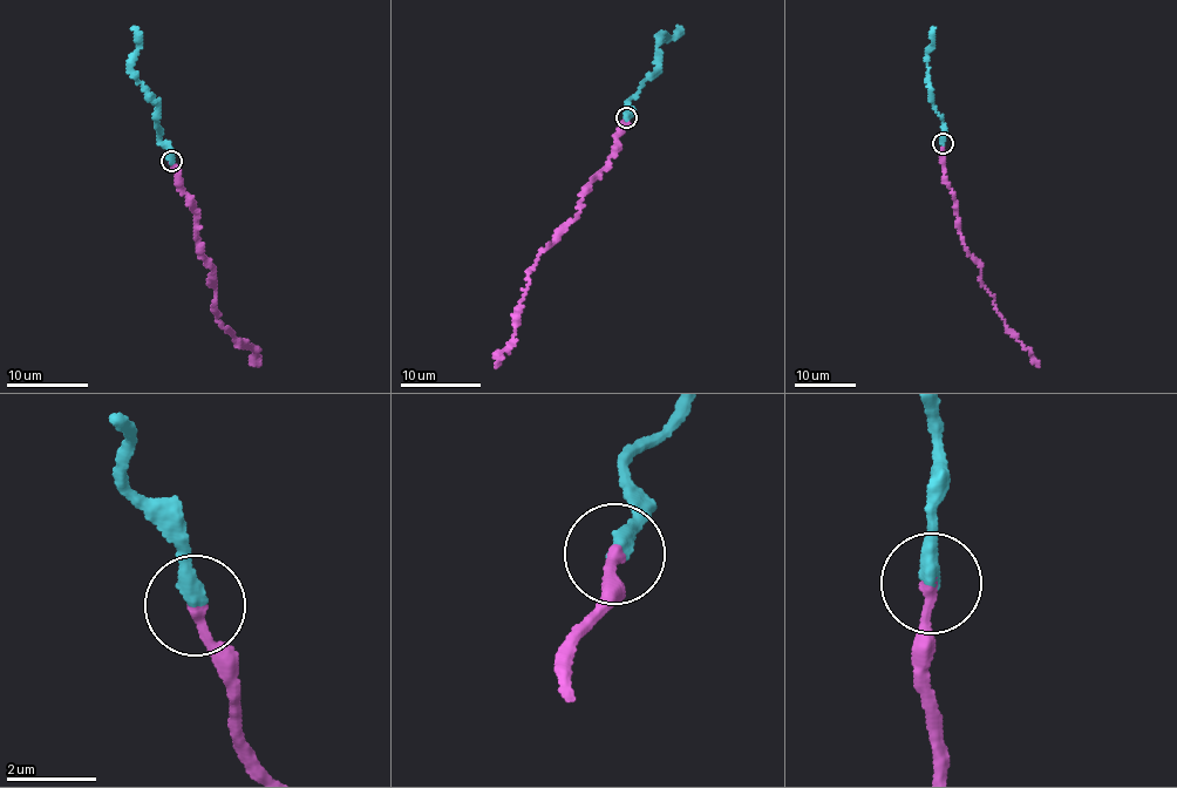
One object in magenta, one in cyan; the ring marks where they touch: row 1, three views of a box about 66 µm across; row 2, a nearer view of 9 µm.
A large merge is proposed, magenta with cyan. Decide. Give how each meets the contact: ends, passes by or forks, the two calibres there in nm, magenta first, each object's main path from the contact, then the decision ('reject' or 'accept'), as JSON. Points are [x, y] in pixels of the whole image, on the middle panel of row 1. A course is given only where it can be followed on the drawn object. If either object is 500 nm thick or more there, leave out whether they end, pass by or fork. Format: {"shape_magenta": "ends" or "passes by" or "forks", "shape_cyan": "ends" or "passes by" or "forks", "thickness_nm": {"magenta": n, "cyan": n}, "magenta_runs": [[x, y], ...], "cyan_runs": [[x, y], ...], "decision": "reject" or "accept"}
{"shape_magenta": "ends", "shape_cyan": "ends", "thickness_nm": {"magenta": 260, "cyan": 380}, "magenta_runs": [[626, 117], [604, 170], [584, 189], [578, 210], [553, 244], [526, 272], [512, 344], [495, 366]], "cyan_runs": [[626, 117], [631, 114], [628, 102], [660, 68], [659, 36], [664, 33], [671, 39], [680, 29]], "decision": "accept"}

